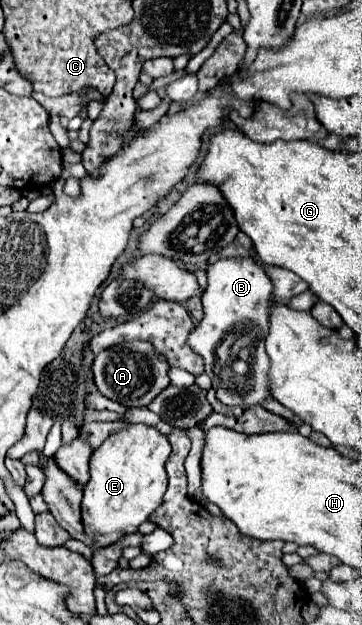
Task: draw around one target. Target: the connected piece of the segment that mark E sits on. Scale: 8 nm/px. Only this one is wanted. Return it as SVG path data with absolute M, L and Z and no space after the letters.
M125 425L123 429L111 433L95 451L81 437L73 439L69 445L63 443L57 449L55 461L59 467L79 485L85 485L81 503L83 525L97 545L111 545L115 539L135 533L137 527L159 507L167 491L165 463L169 453L171 445L167 435L149 425Z

